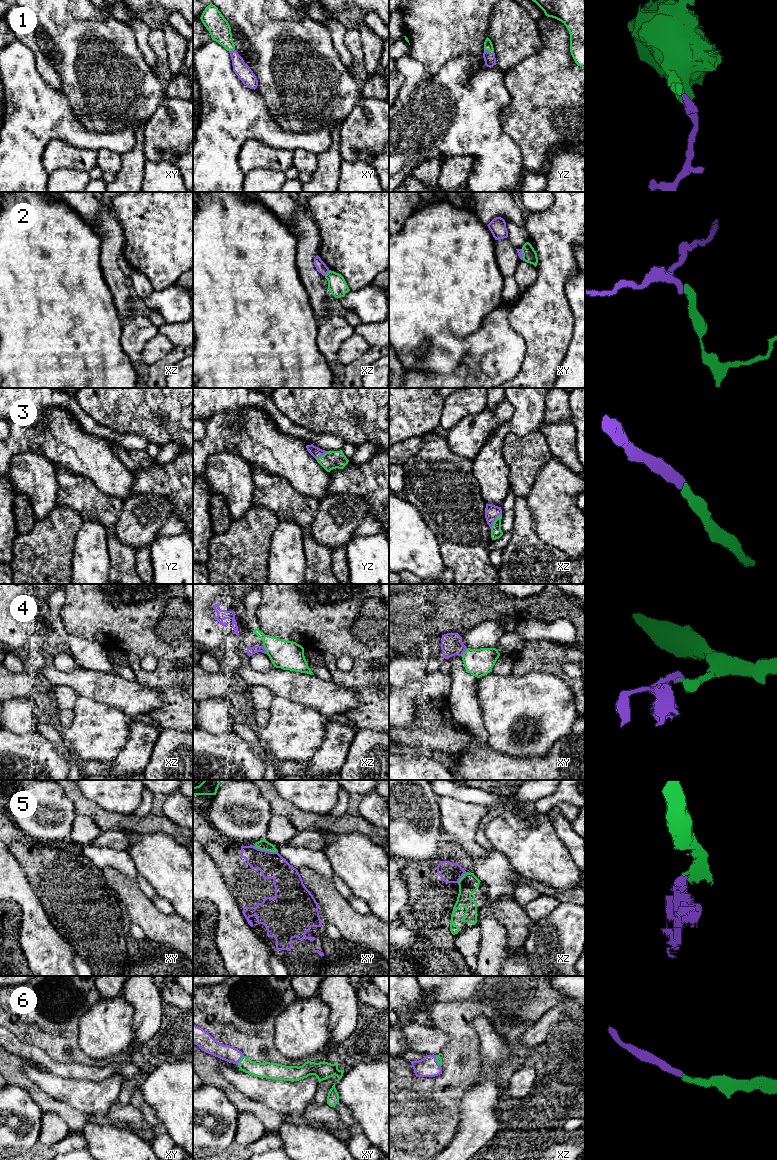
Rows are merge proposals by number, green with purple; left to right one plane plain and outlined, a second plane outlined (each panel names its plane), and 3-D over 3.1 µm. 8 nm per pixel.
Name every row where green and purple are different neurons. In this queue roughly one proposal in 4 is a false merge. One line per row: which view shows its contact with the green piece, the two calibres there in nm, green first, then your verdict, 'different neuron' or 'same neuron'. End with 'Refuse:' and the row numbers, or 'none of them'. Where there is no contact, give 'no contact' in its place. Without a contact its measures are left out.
1: meets green in yz; 70 nm thick on the green side, 90 nm on the other; same neuron
2: meets green in xz; 150 nm thick on the green side, 90 nm on the other; different neuron
3: meets green in xz; 90 nm thick on the green side, 110 nm on the other; same neuron
4: meets green in xz; 240 nm thick on the green side, 60 nm on the other; different neuron
5: meets green in xy; 80 nm thick on the green side, 220 nm on the other; different neuron
6: meets green in xy; 130 nm thick on the green side, 130 nm on the other; same neuron
Refuse: 2, 4, 5

